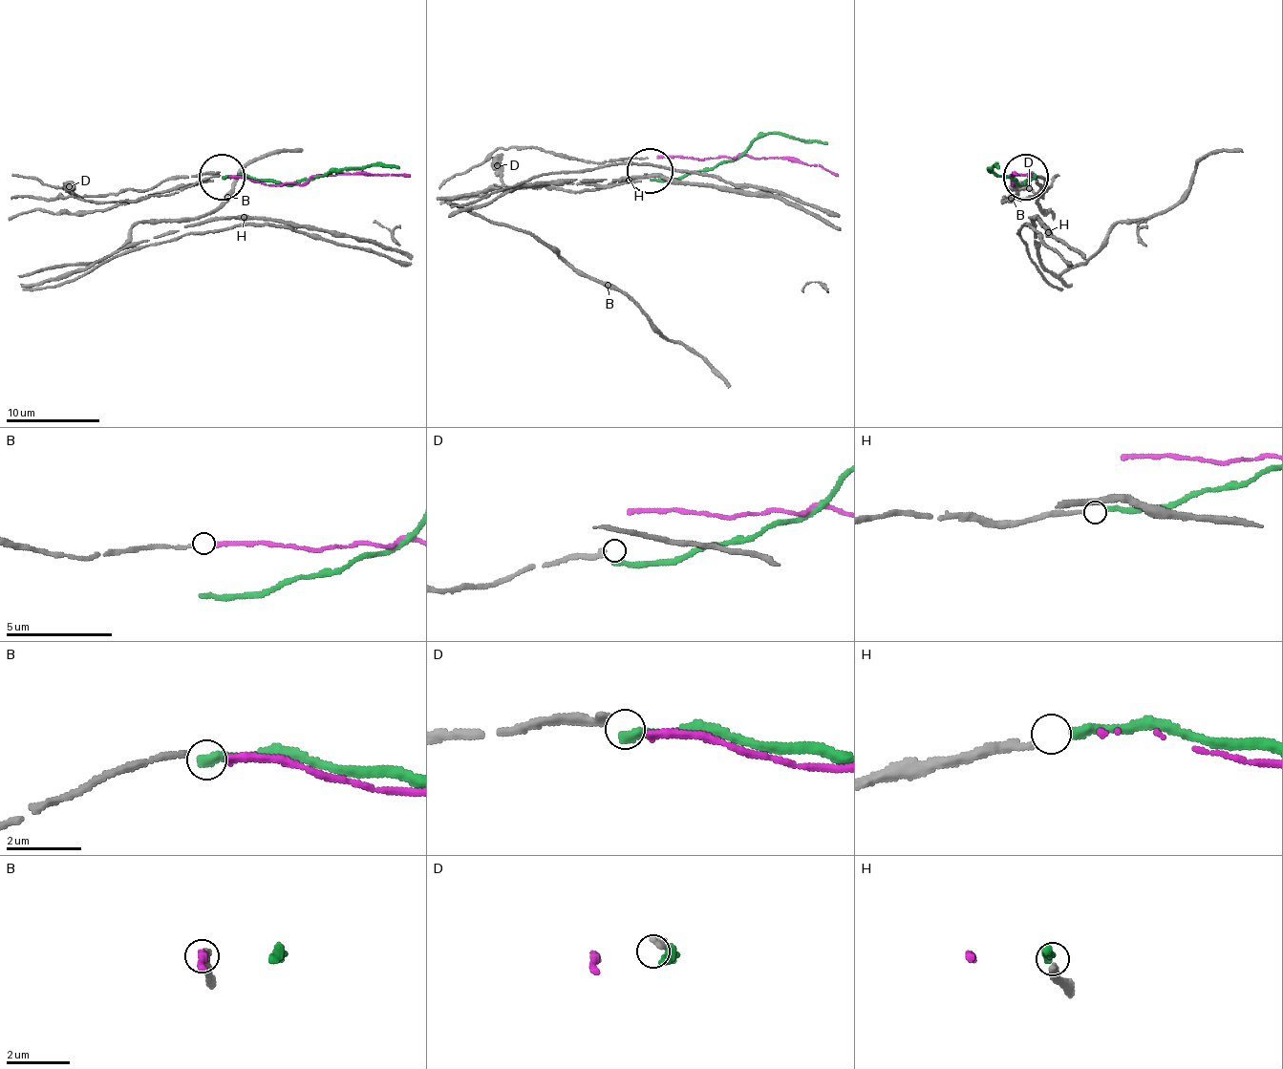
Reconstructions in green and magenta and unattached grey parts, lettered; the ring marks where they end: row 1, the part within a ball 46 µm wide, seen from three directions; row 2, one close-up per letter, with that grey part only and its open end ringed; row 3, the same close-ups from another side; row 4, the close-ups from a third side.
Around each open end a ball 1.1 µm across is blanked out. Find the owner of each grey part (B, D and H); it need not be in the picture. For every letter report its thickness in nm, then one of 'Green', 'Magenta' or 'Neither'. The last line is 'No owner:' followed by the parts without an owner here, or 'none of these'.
B: Thickness 160 nm. Magenta
D: Thickness 240 nm. Neither
H: Thickness 200 nm. Green
No owner: D

